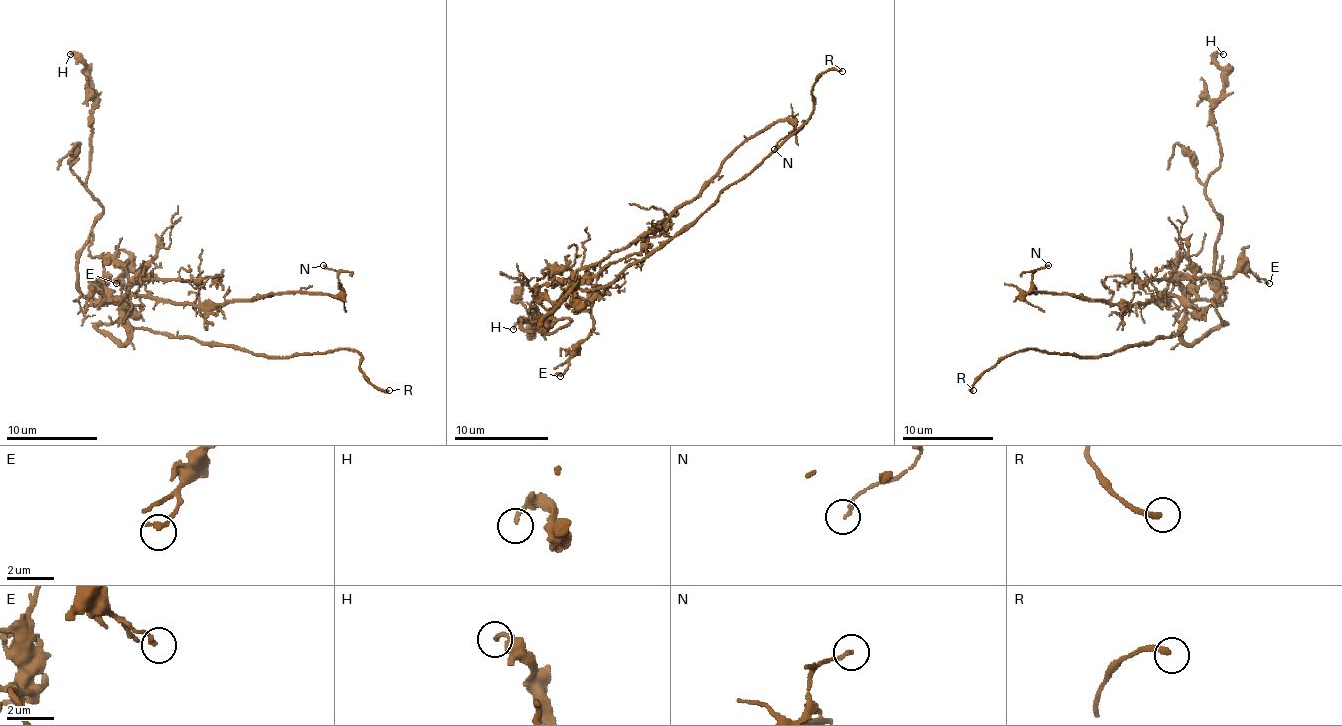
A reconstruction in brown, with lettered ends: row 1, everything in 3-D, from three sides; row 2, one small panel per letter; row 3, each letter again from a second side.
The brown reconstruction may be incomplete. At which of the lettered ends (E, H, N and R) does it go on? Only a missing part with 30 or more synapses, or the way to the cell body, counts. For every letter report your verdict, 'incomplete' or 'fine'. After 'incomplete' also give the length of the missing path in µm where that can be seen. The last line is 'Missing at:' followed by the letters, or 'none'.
E: fine
H: fine
N: fine
R: incomplete | 20 µm
Missing at: R

